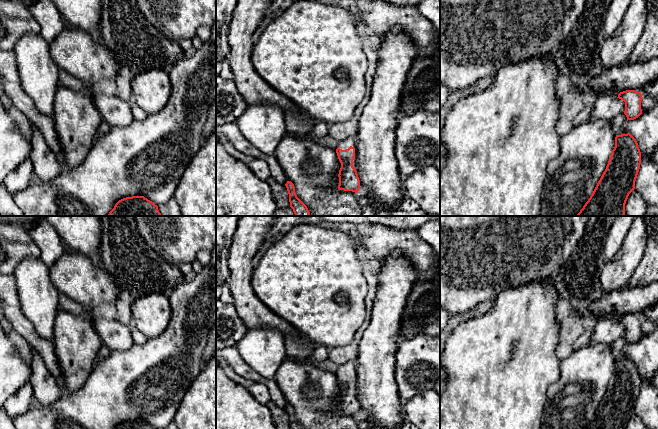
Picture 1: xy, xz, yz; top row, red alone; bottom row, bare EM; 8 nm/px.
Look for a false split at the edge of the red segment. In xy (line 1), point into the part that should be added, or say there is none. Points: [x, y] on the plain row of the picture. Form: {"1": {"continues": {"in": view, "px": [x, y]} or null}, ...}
{"1": {"continues": null}}

